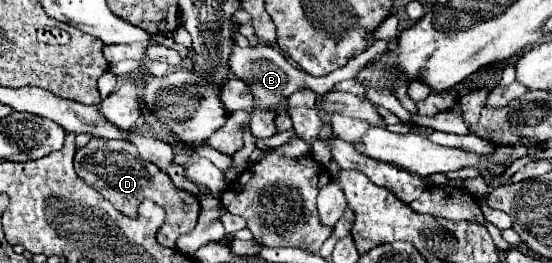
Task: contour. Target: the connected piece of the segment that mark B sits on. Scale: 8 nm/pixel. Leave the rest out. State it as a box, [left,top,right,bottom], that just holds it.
[228,40,388,140]

